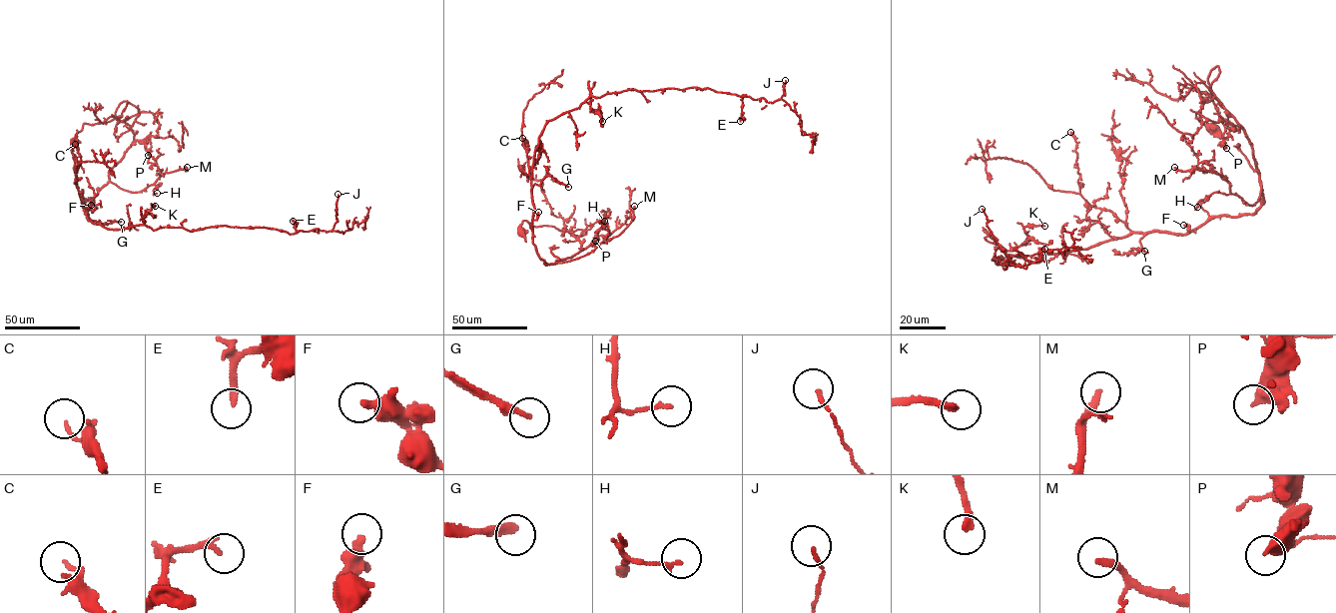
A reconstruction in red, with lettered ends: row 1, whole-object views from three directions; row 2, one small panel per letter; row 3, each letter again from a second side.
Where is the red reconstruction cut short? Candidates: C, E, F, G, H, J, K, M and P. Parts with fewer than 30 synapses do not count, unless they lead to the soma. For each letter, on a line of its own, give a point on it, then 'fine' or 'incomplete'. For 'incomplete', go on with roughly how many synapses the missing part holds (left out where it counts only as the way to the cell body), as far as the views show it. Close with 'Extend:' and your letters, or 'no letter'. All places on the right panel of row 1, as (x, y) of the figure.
C: place (1070, 132); fine
E: place (1044, 249); fine
F: place (1183, 225); fine
G: place (1144, 251); fine
H: place (1197, 207); fine
J: place (982, 209); fine
K: place (1044, 226); fine
M: place (1174, 167); incomplete; 70 synapses
P: place (1226, 148); fine
Extend: M

